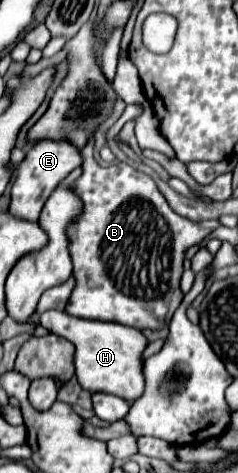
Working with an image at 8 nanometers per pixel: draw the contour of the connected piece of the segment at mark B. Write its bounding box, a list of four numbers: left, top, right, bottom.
[66,140,218,330]

